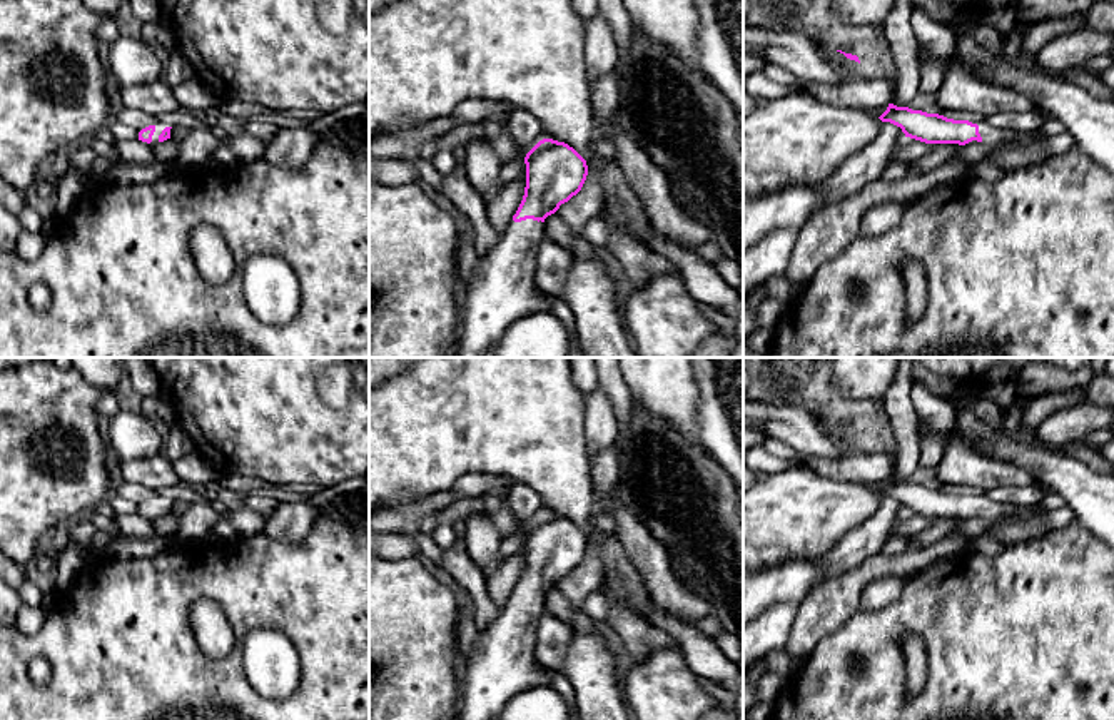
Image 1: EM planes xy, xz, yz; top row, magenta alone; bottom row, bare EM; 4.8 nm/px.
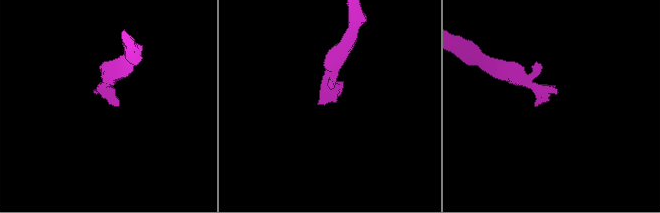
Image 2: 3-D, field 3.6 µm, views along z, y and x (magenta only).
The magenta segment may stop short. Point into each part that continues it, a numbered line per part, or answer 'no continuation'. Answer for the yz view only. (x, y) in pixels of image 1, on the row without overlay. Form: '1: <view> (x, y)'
1: yz (994, 512)

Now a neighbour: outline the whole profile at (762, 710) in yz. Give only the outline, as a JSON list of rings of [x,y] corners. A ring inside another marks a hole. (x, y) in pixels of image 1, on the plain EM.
[[[758,702],[757,705],[743,710],[747,720],[772,720],[772,703]]]

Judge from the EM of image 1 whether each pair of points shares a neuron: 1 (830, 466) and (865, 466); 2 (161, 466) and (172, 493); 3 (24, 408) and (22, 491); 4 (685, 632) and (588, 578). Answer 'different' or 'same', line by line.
1: same
2: different
3: same
4: different

